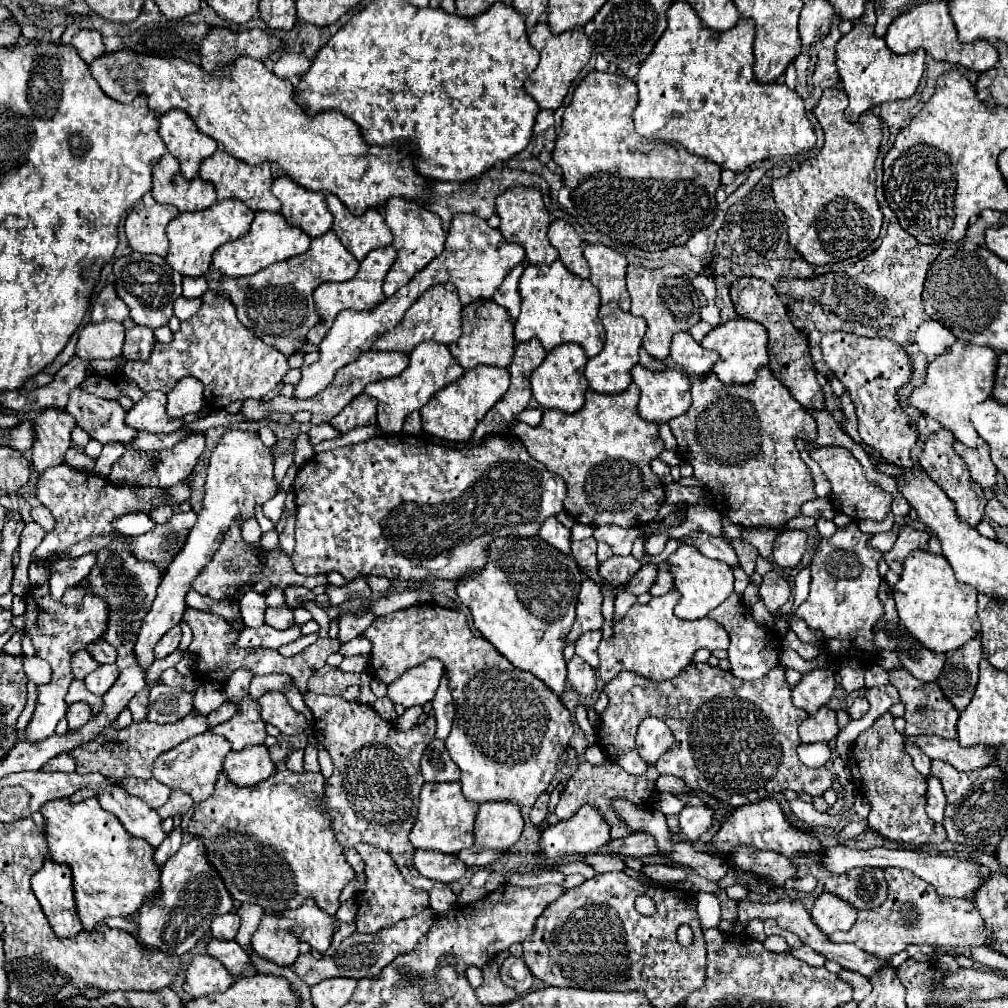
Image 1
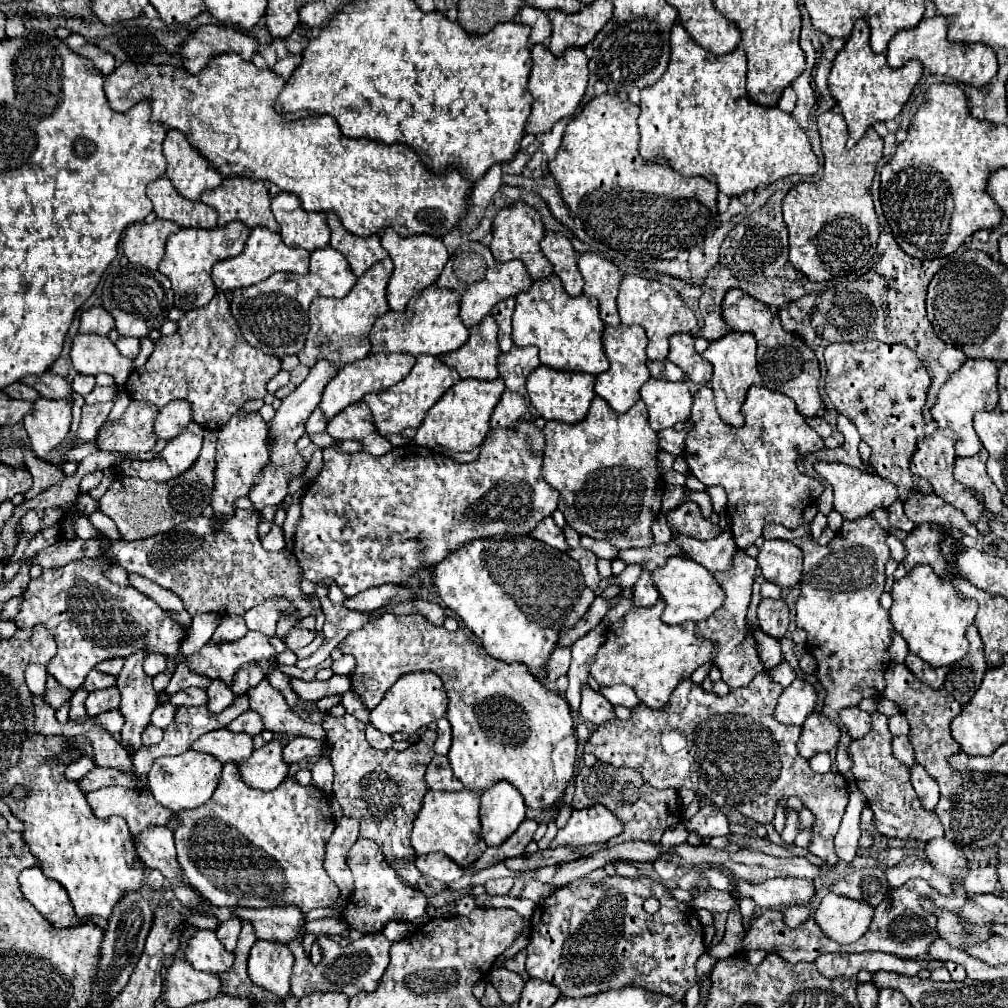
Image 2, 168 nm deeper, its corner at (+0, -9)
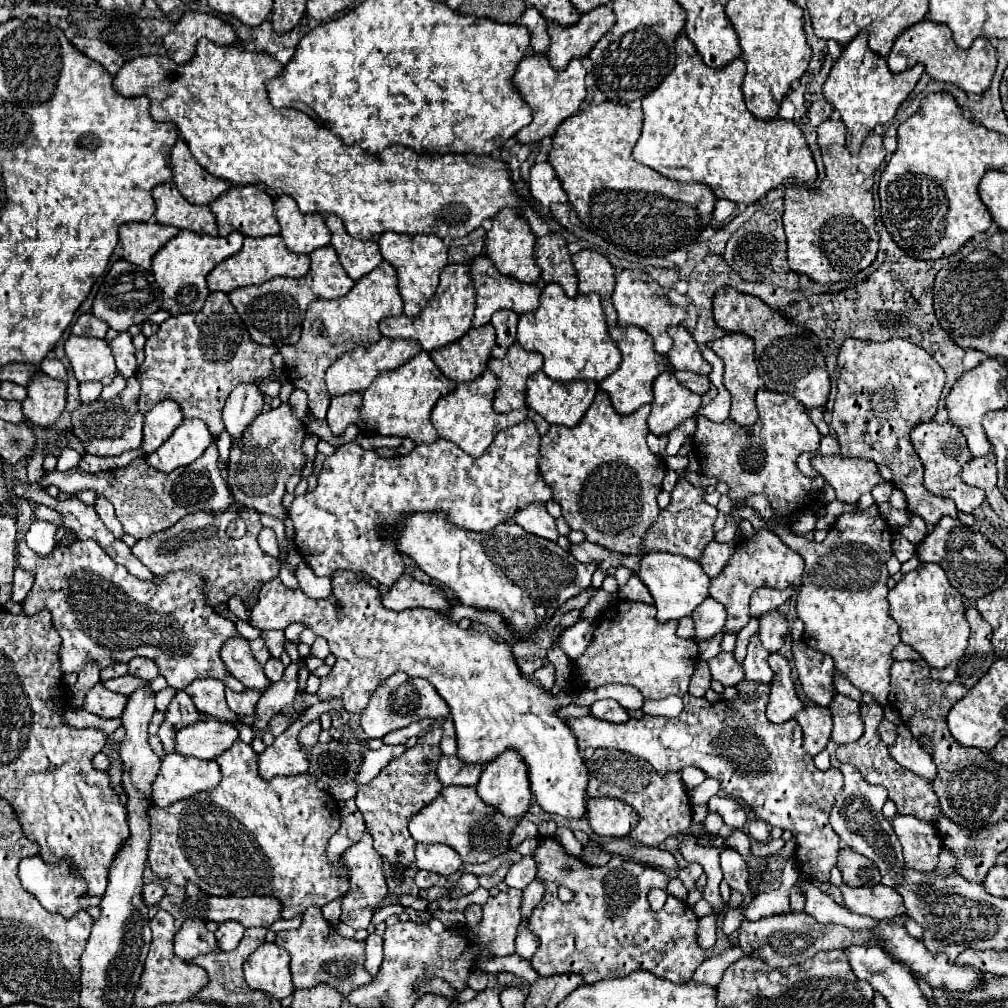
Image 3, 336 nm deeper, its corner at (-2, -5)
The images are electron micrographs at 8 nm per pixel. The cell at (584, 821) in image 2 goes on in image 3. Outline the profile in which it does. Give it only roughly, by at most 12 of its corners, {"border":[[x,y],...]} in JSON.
{"border":[[588,799],[600,837],[628,837],[638,813],[622,799]]}

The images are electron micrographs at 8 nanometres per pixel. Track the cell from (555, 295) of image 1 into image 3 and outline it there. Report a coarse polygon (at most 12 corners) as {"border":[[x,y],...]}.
{"border":[[544,287],[518,339],[562,383],[602,381],[622,355],[598,295]]}

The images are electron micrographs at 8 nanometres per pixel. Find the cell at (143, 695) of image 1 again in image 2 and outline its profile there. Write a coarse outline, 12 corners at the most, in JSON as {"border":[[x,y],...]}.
{"border":[[146,725],[142,743],[154,745],[162,739],[162,729]]}

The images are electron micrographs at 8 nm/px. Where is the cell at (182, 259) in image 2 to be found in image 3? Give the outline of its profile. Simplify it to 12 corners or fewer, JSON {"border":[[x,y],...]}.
{"border":[[180,231],[152,259],[170,315],[200,311],[206,275],[244,237]]}

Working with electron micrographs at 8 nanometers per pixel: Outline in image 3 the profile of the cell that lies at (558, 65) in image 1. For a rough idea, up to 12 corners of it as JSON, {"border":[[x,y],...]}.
{"border":[[526,55],[512,85],[532,109],[518,143],[552,137],[586,97],[586,69]]}

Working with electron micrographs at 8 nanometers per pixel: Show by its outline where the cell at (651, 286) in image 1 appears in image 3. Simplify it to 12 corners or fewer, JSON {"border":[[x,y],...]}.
{"border":[[640,269],[616,277],[618,325],[636,325],[662,355],[686,311]]}

